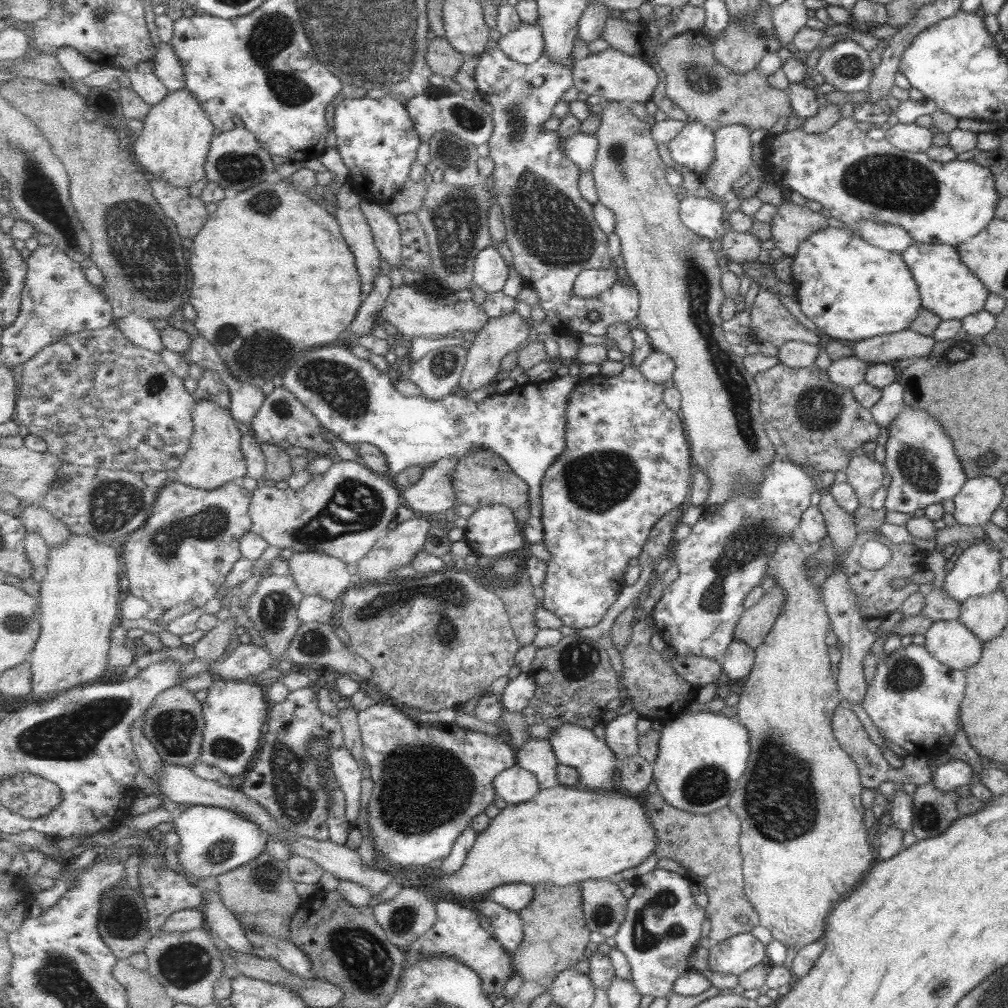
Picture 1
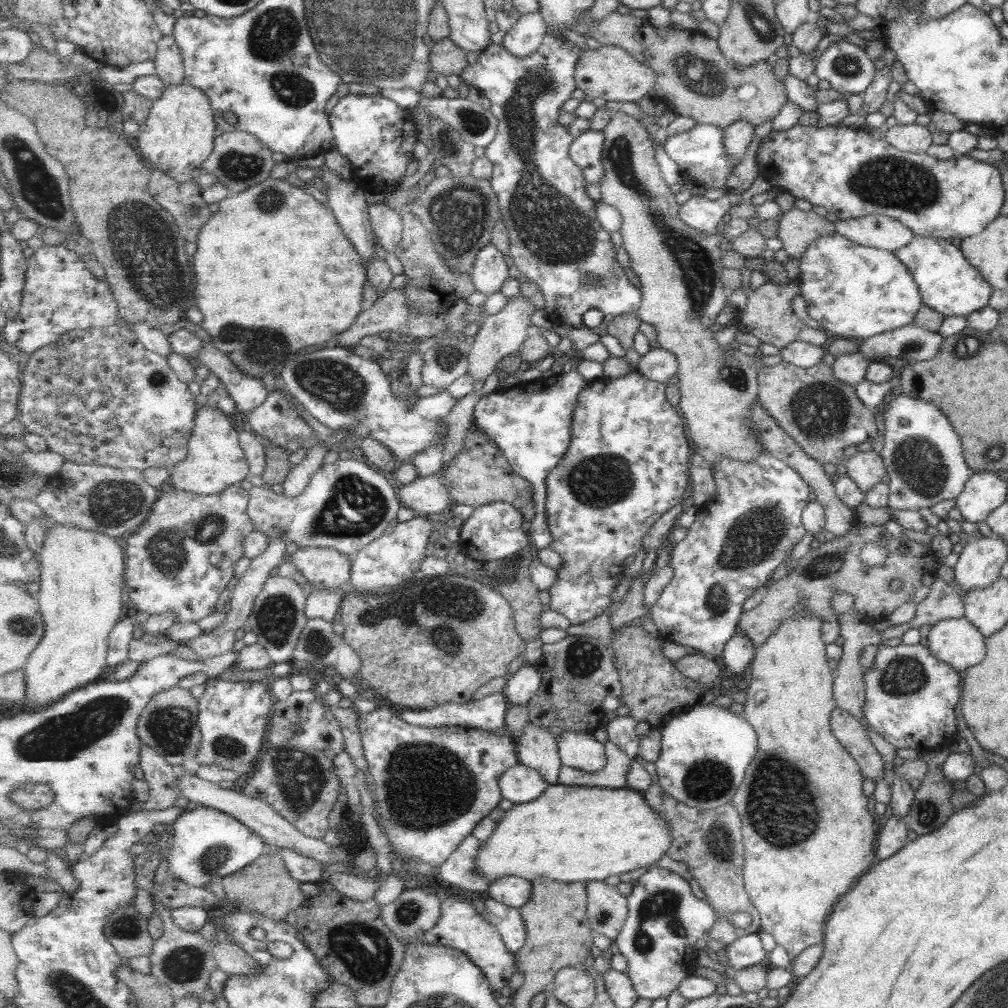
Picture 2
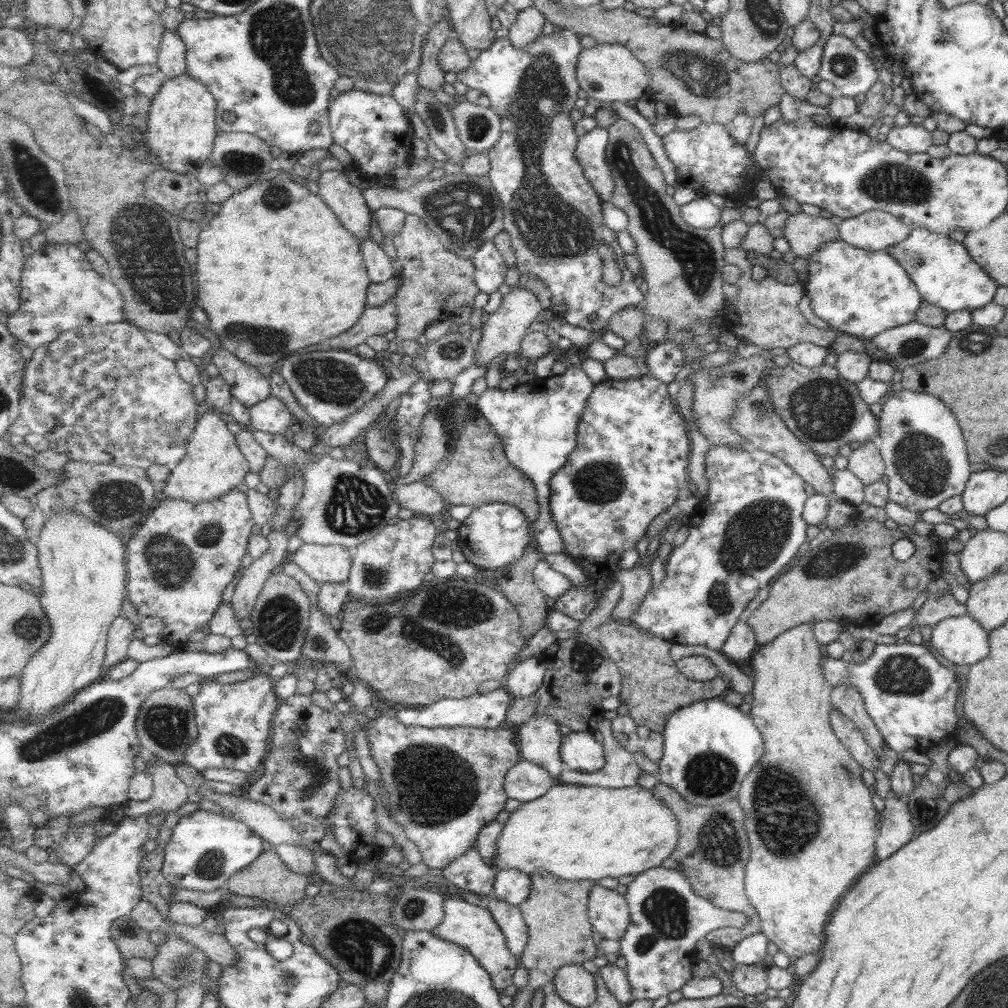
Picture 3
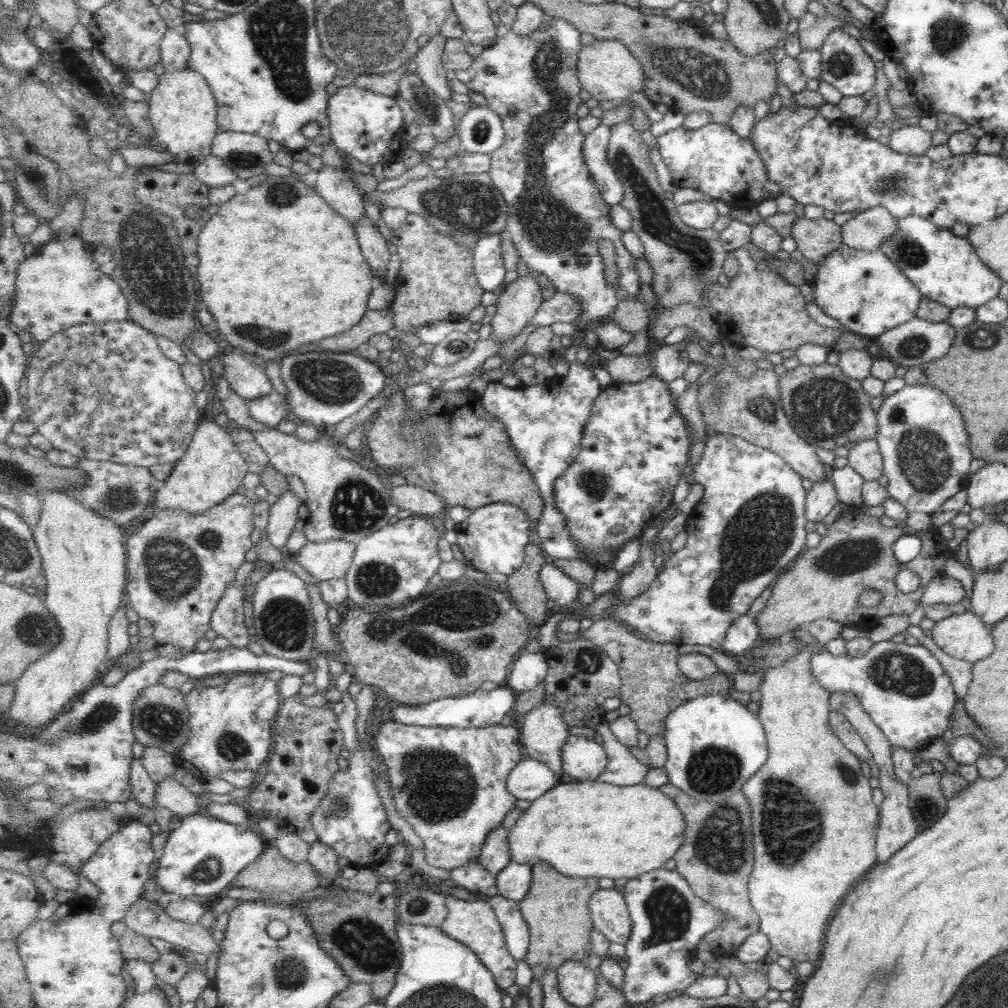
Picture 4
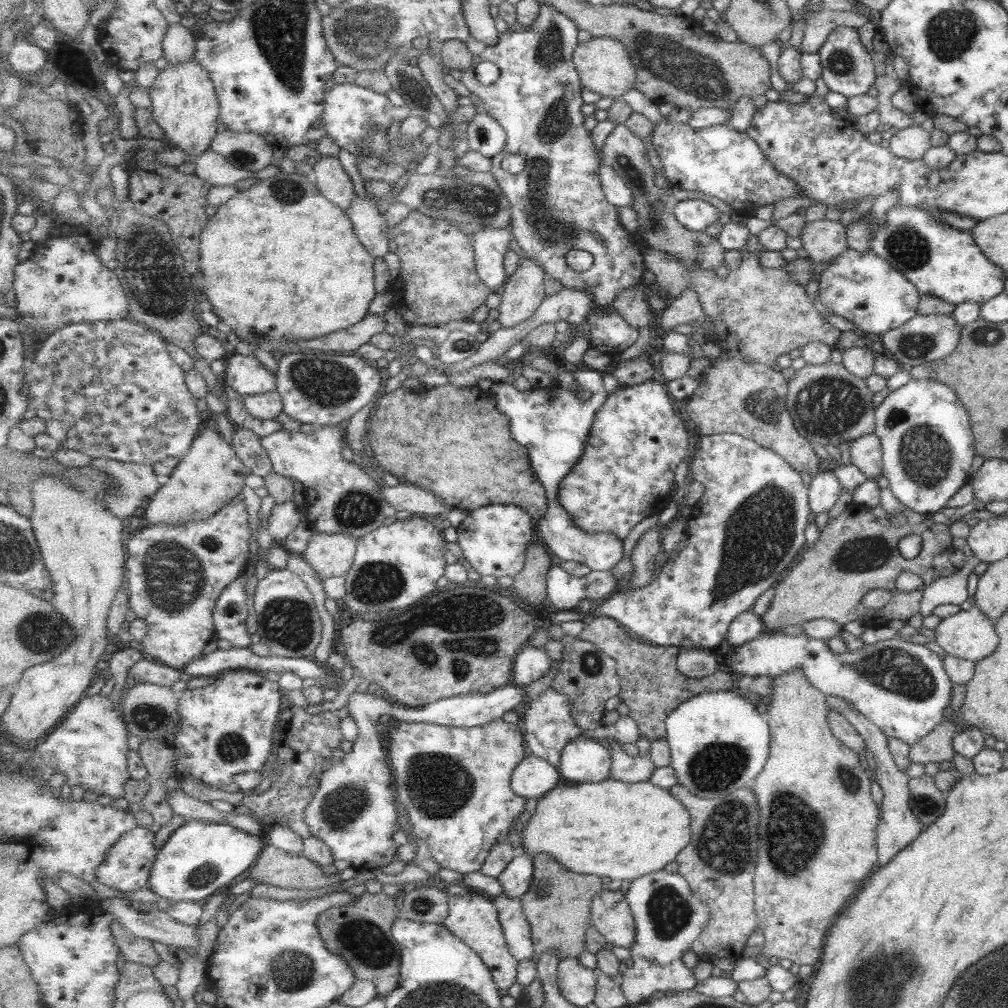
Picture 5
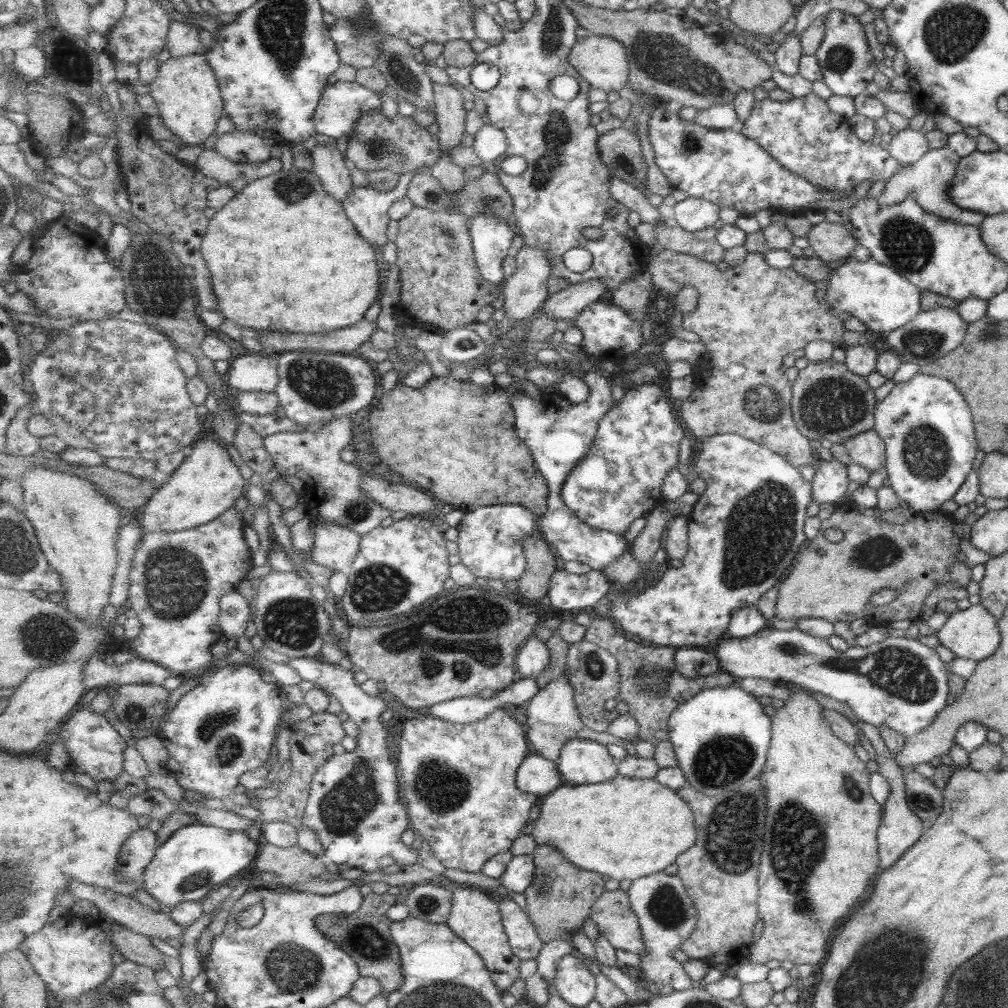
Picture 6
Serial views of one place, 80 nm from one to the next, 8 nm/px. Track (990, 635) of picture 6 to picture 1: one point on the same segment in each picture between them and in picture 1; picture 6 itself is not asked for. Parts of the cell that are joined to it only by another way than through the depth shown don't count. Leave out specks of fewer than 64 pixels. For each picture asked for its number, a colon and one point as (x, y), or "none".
1: (948, 641)
2: (954, 641)
3: (961, 640)
4: (963, 636)
5: (968, 634)

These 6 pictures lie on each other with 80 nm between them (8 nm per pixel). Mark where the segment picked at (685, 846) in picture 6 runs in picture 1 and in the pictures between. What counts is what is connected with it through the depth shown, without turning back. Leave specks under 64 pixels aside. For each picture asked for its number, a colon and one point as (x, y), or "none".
1: (565, 835)
2: (571, 833)
3: (576, 832)
4: (584, 829)
5: (623, 830)

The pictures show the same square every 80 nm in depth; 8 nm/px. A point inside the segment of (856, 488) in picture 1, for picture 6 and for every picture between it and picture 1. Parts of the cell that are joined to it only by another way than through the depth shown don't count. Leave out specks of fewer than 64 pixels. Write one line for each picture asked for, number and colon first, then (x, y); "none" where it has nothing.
2: (865, 468)
3: (865, 463)
4: (864, 458)
5: (865, 453)
6: (866, 449)

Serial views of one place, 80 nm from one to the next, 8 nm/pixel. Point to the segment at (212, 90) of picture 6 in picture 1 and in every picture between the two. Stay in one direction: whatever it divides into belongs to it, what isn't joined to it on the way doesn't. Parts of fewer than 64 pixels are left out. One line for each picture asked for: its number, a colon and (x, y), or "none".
1: (176, 140)
2: (179, 135)
3: (183, 123)
4: (183, 109)
5: (185, 102)

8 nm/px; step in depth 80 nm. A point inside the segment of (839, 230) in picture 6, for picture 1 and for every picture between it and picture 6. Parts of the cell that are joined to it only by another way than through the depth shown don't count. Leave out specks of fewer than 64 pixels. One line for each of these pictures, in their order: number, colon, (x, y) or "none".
1: (792, 224)
2: (796, 230)
3: (803, 233)
4: (814, 238)
5: (823, 240)

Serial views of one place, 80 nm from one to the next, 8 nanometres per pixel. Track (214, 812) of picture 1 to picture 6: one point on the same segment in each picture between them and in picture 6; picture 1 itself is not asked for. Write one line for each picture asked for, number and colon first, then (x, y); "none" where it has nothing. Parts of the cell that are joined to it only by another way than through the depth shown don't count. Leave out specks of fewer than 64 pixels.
2: (207, 842)
3: (206, 849)
4: (204, 855)
5: (200, 858)
6: (197, 859)

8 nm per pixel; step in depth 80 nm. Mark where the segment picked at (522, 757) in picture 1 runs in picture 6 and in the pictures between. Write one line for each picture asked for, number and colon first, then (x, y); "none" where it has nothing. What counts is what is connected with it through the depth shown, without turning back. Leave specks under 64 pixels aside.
2: (538, 748)
3: (540, 740)
4: (544, 732)
5: (548, 725)
6: (553, 717)

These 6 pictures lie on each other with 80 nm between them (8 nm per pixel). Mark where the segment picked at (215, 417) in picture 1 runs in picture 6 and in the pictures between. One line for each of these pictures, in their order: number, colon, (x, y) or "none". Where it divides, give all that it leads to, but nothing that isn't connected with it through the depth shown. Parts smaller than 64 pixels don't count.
2: (216, 460)
3: (214, 465)
4: (212, 469)
5: (210, 475)
6: (208, 483)

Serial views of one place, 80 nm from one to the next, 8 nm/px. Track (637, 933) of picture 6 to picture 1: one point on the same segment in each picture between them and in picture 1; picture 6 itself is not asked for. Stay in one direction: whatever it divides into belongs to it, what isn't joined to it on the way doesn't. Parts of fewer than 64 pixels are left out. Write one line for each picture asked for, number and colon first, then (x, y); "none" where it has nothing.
1: (605, 907)
2: (608, 909)
3: (609, 910)
4: (609, 908)
5: (612, 916)

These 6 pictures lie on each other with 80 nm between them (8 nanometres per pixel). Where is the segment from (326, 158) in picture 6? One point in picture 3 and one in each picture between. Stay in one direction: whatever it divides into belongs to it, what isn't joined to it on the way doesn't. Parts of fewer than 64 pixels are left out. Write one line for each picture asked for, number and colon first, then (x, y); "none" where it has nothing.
3: (348, 202)
4: (333, 184)
5: (333, 181)

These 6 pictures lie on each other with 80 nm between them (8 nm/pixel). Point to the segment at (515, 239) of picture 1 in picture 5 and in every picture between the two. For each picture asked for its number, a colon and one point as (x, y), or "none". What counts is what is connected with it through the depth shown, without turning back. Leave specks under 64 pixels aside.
2: (556, 240)
3: (554, 216)
4: (556, 210)
5: (557, 201)

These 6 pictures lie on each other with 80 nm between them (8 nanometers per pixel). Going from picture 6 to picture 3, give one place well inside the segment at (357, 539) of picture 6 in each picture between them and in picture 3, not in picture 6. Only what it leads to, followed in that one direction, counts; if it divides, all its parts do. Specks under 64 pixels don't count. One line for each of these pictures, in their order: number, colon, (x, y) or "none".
3: (325, 563)
4: (330, 560)
5: (330, 555)

